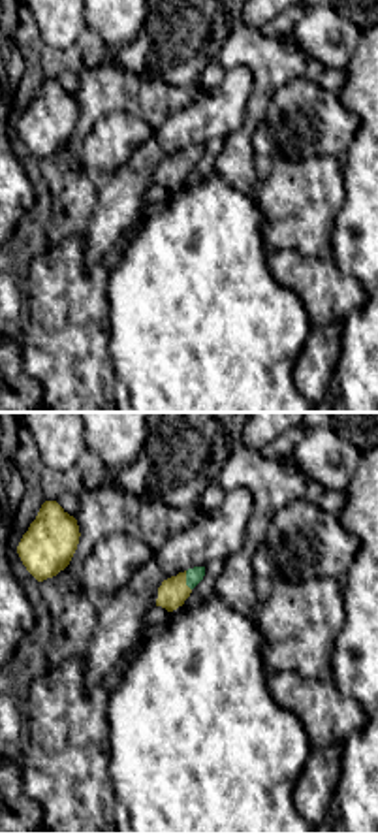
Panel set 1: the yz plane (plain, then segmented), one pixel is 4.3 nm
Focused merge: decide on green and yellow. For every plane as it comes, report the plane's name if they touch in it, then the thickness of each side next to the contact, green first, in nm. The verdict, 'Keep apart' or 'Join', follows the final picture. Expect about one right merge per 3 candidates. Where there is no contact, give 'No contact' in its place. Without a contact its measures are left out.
Touches green in yz. Thickness 70 nm (green) against 120 nm

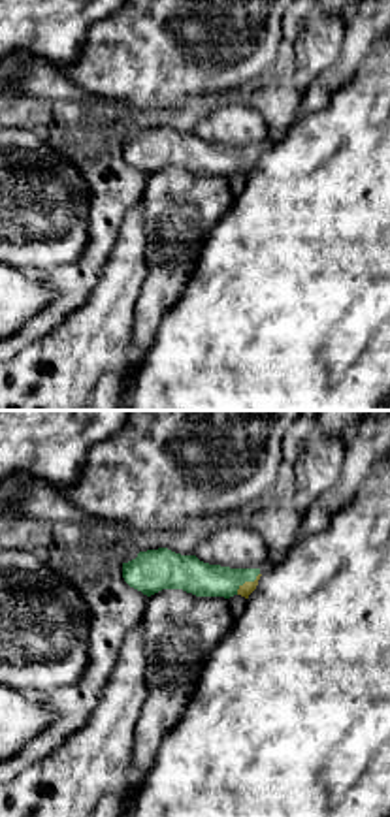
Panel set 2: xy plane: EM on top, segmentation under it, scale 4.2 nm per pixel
Touches green in xy. Thickness 150 nm (green) against 60 nm

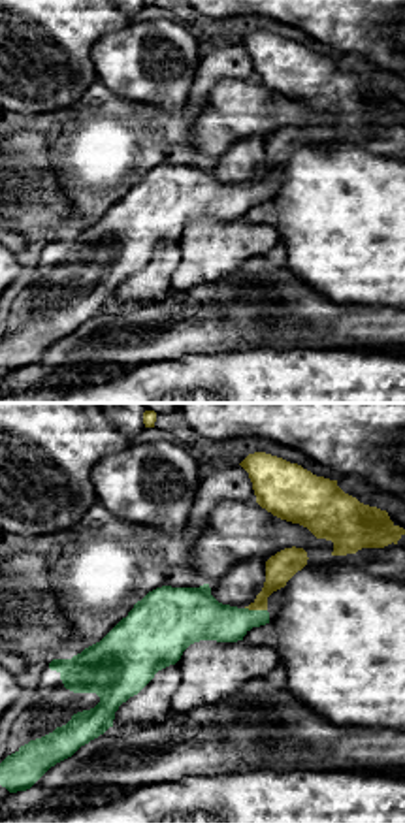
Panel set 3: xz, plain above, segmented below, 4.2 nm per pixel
Touches green in xz. Thickness 200 nm (green) against 120 nm

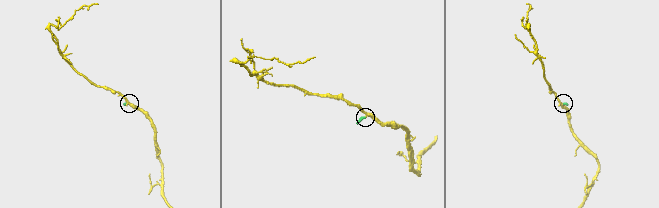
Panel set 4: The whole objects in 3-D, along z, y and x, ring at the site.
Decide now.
Join

